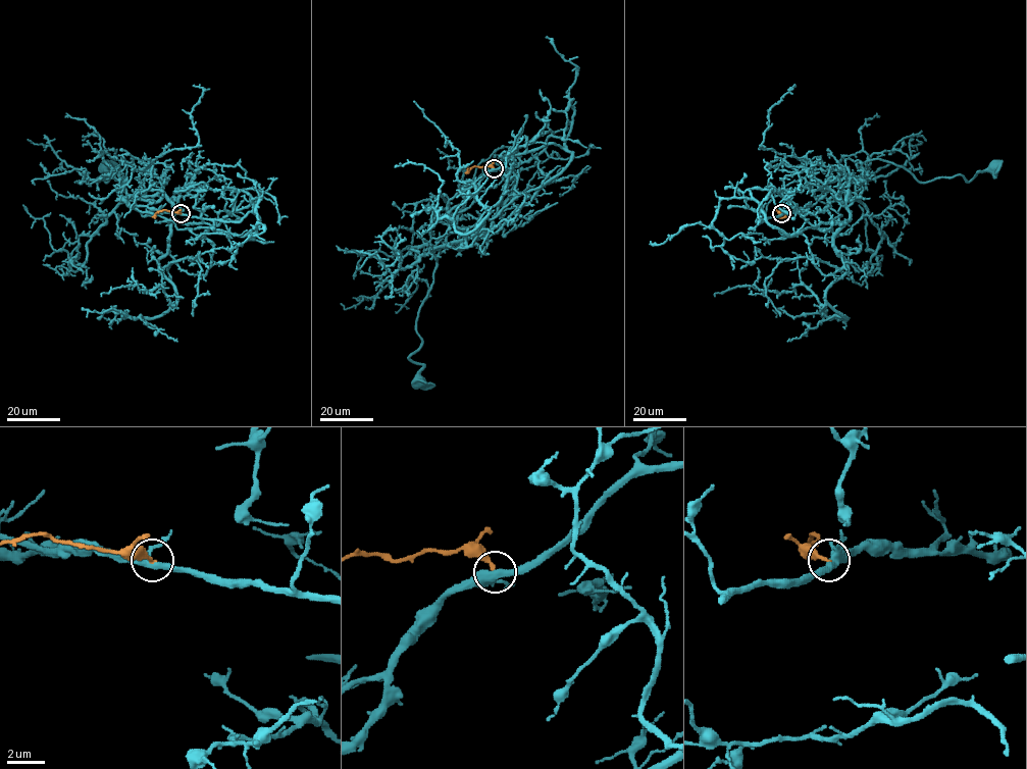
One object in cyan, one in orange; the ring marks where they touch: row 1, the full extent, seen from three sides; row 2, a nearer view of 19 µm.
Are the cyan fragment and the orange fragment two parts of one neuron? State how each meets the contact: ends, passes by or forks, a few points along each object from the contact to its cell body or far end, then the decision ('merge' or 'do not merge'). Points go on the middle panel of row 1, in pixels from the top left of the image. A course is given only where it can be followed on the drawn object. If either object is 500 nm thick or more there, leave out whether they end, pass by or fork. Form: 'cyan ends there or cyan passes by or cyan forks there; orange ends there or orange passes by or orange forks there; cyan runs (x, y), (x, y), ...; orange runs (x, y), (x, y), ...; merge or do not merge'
cyan forks there; orange ends there; cyan runs (494, 169), (437, 220), (474, 235), (451, 233), (438, 256), (409, 358), (420, 379); orange runs (494, 169), (475, 166), (468, 172), (468, 166); do not merge

